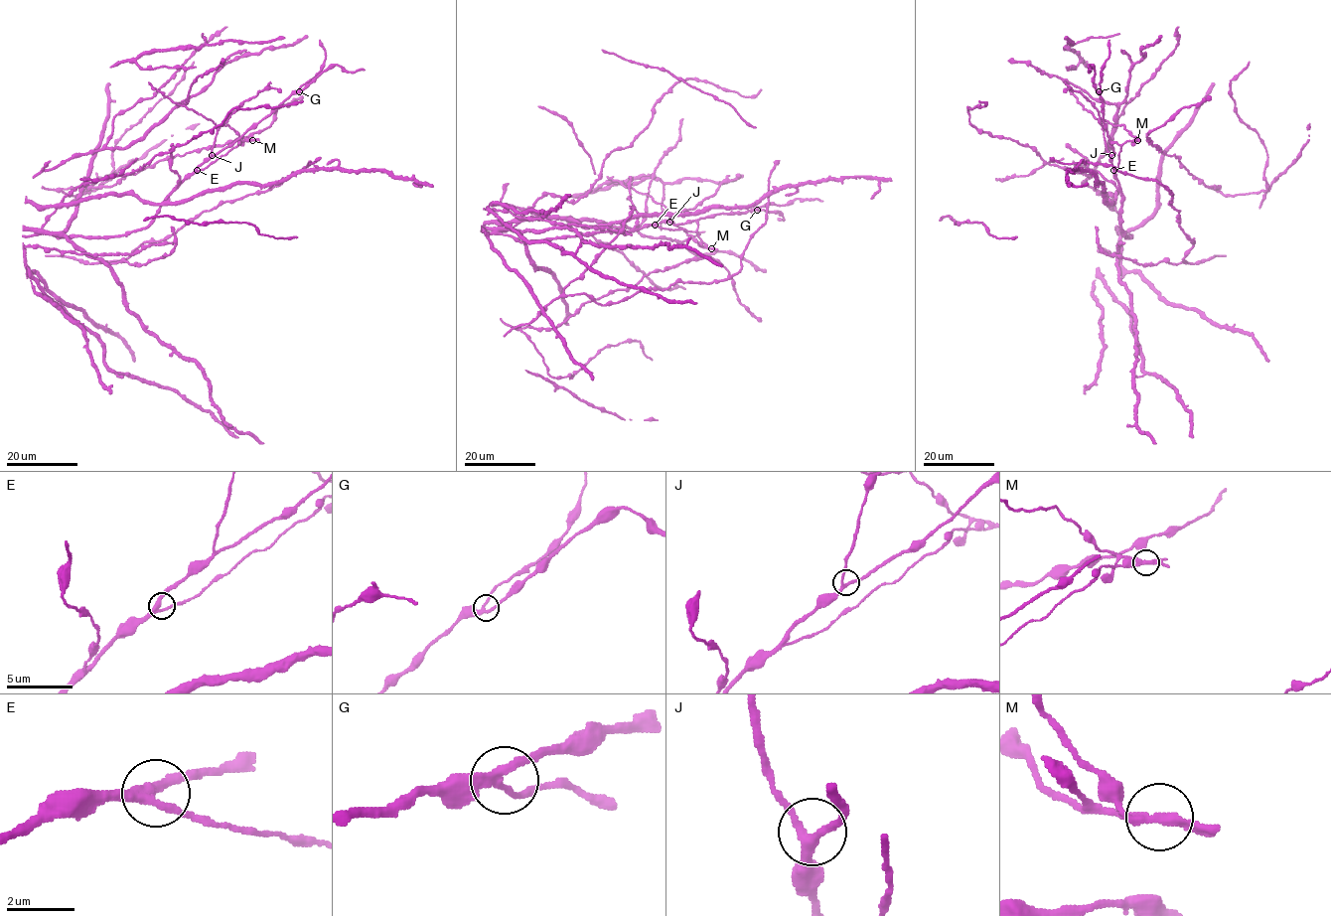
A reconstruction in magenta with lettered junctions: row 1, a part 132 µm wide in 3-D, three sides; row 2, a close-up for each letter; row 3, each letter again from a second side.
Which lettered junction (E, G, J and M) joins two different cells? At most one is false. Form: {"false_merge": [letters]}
{"false_merge": ["M"]}

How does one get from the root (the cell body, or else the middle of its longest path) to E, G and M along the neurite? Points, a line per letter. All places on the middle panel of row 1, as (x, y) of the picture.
E: (506, 230), (498, 232), (521, 242), (532, 242), (591, 232), (630, 232), (655, 225)
G: (506, 230), (498, 232), (532, 242), (591, 232), (630, 232), (658, 223), (678, 225), (757, 210)
M: (506, 230), (498, 232), (521, 242), (532, 242), (591, 232), (630, 232), (655, 226), (694, 231), (711, 248)

